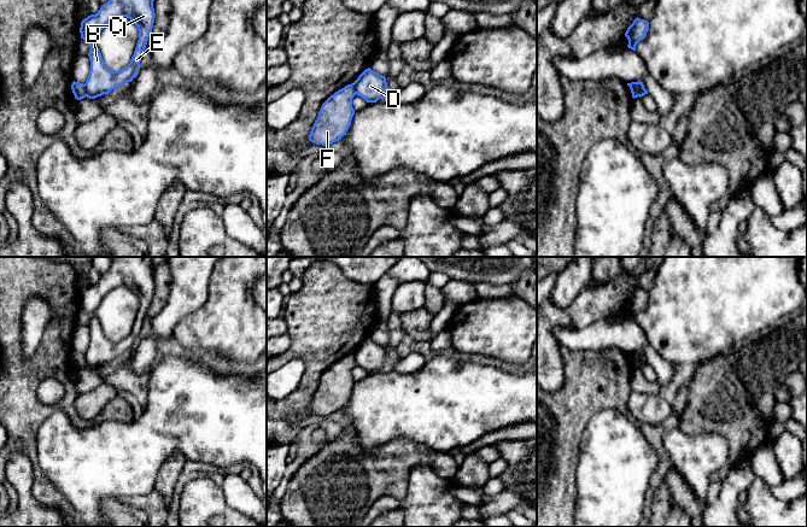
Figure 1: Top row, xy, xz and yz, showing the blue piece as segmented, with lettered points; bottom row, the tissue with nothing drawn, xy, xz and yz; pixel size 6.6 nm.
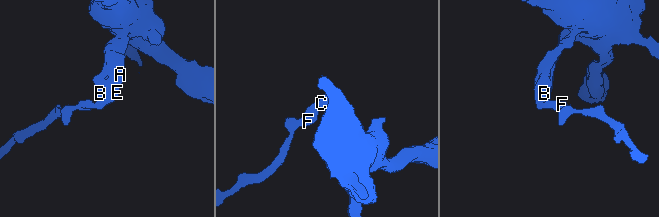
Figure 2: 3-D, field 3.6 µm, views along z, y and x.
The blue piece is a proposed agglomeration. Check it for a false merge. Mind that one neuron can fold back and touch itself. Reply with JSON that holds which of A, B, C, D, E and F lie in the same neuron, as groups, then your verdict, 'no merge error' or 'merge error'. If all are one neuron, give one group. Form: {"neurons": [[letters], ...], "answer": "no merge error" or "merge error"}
{"neurons": [["A", "B", "C", "D", "E"], ["F"]], "answer": "merge error"}

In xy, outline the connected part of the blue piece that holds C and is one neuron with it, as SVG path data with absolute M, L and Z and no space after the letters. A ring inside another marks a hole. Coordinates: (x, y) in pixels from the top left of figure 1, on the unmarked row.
M112 257L109 271L101 275L95 285L81 292L81 309L90 317L90 340L84 353L87 368L95 369L109 364L112 359L133 351L141 338L140 332L152 303L156 288L153 271L151 257ZM116 287L129 288L138 297L139 310L130 333L118 341L112 341L105 335L97 311L104 297Z

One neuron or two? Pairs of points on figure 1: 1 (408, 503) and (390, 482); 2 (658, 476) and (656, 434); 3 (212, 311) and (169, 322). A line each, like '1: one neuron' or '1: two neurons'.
1: two neurons
2: one neuron
3: two neurons

